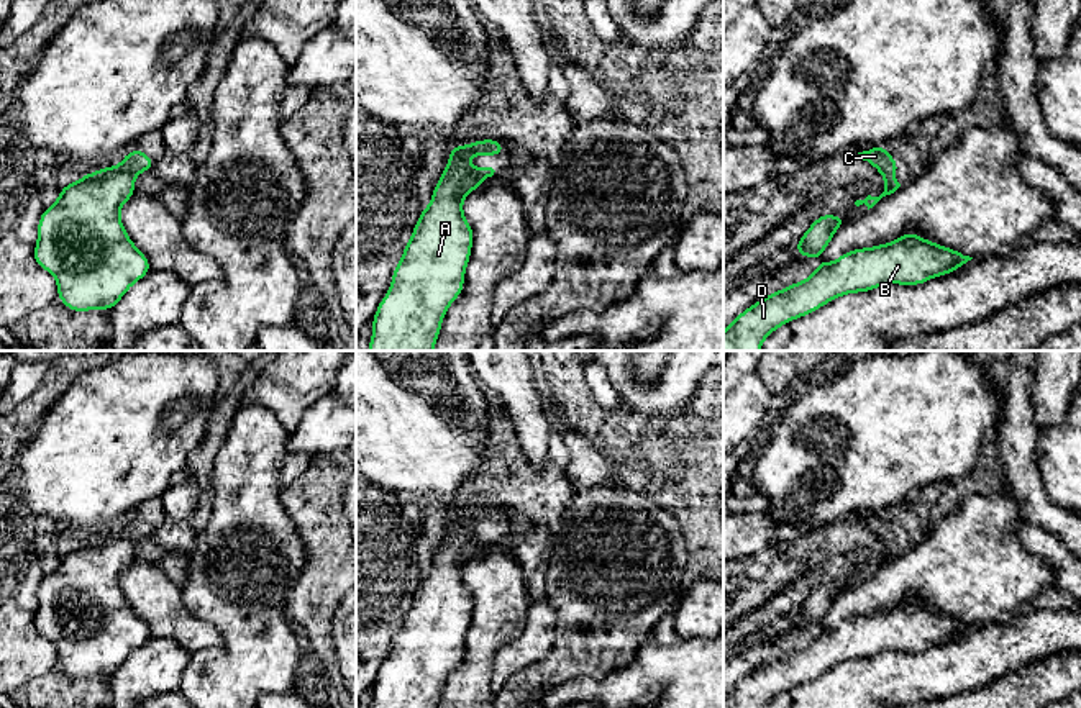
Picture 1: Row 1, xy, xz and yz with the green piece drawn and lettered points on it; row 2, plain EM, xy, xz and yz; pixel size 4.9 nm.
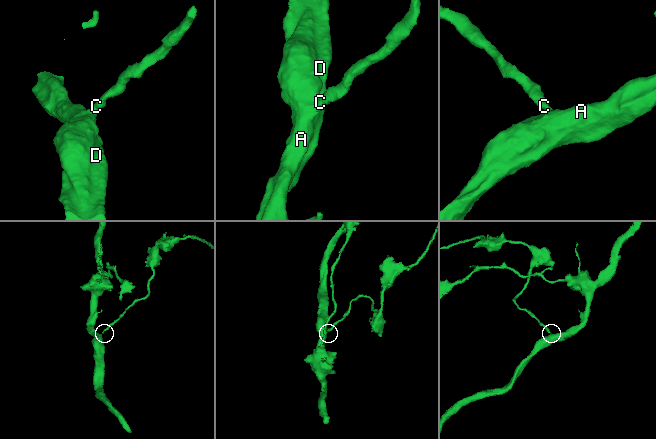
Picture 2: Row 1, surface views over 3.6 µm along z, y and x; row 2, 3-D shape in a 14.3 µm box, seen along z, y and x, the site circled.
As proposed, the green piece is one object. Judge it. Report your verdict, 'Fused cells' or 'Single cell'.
Single cell

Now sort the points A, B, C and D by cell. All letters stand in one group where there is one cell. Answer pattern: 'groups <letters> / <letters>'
groups A B C D

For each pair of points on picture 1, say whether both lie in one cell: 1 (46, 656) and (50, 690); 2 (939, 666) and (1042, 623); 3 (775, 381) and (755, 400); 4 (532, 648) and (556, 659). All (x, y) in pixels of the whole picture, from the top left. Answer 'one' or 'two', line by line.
1: two
2: one
3: two
4: two

